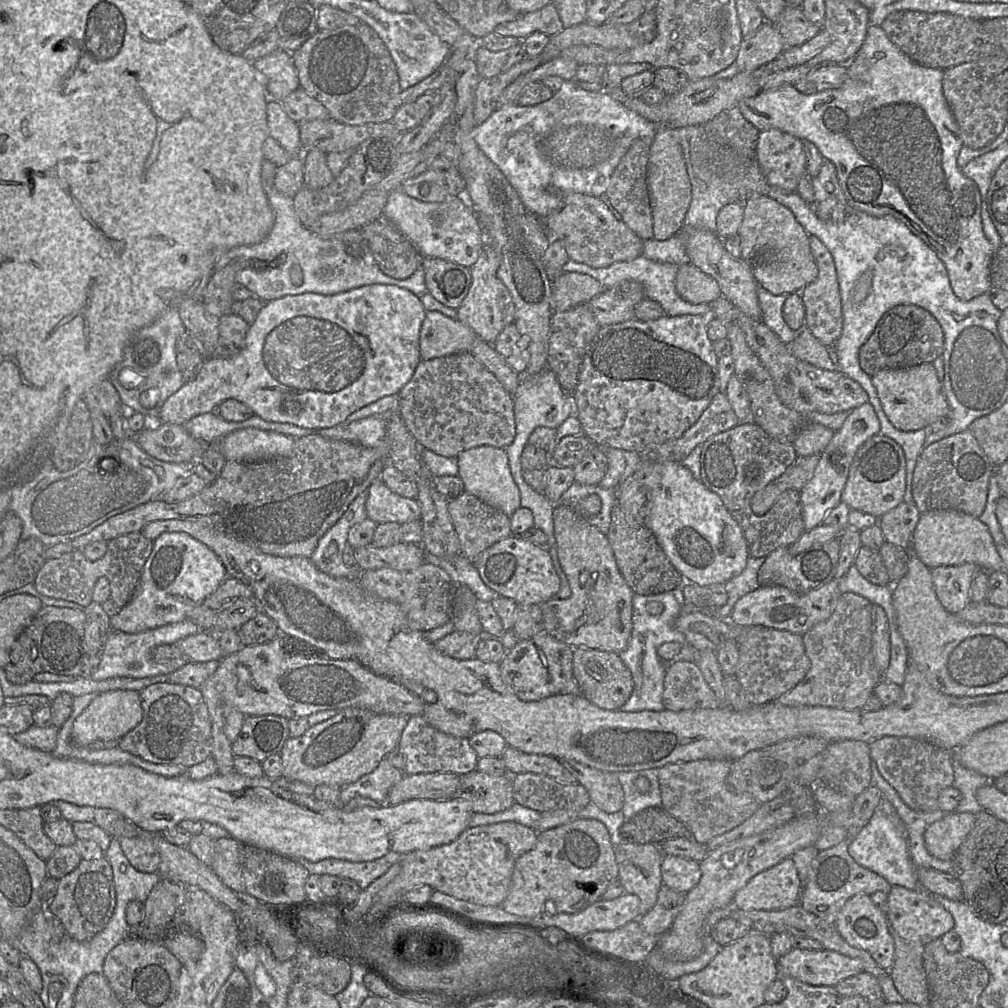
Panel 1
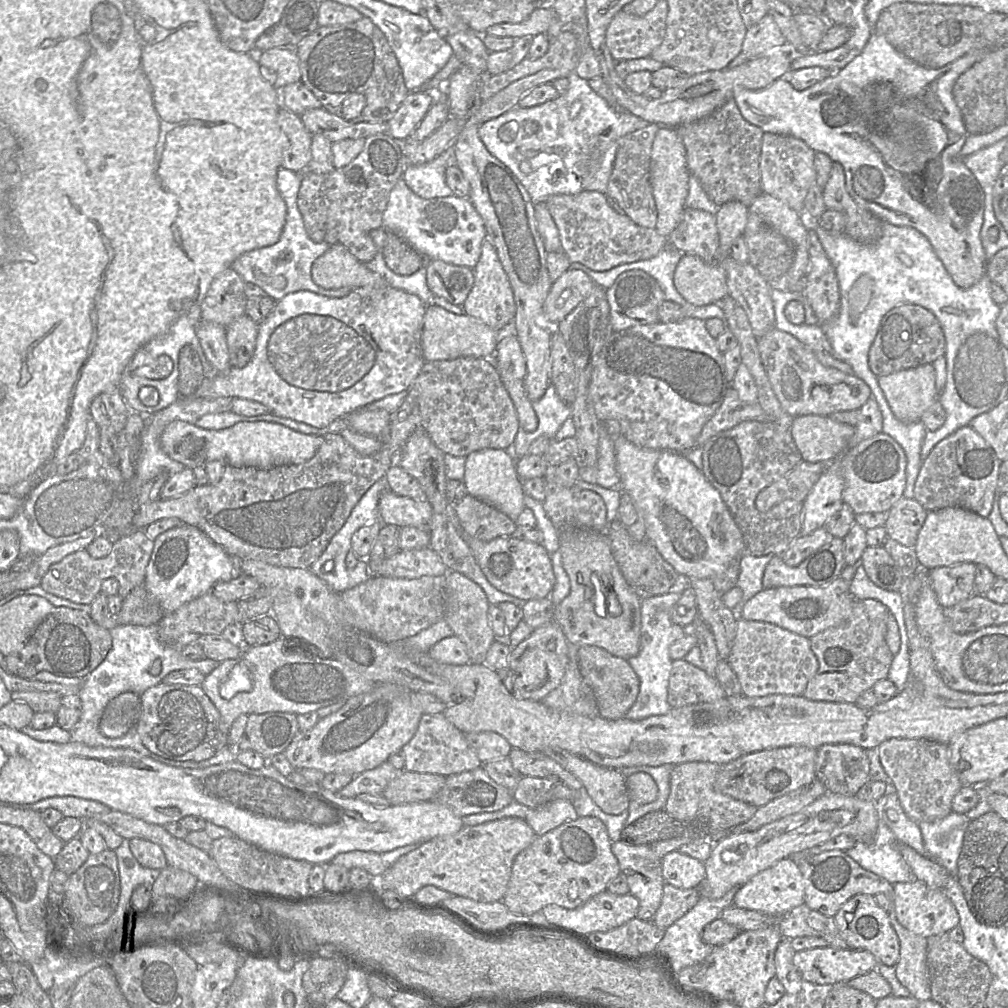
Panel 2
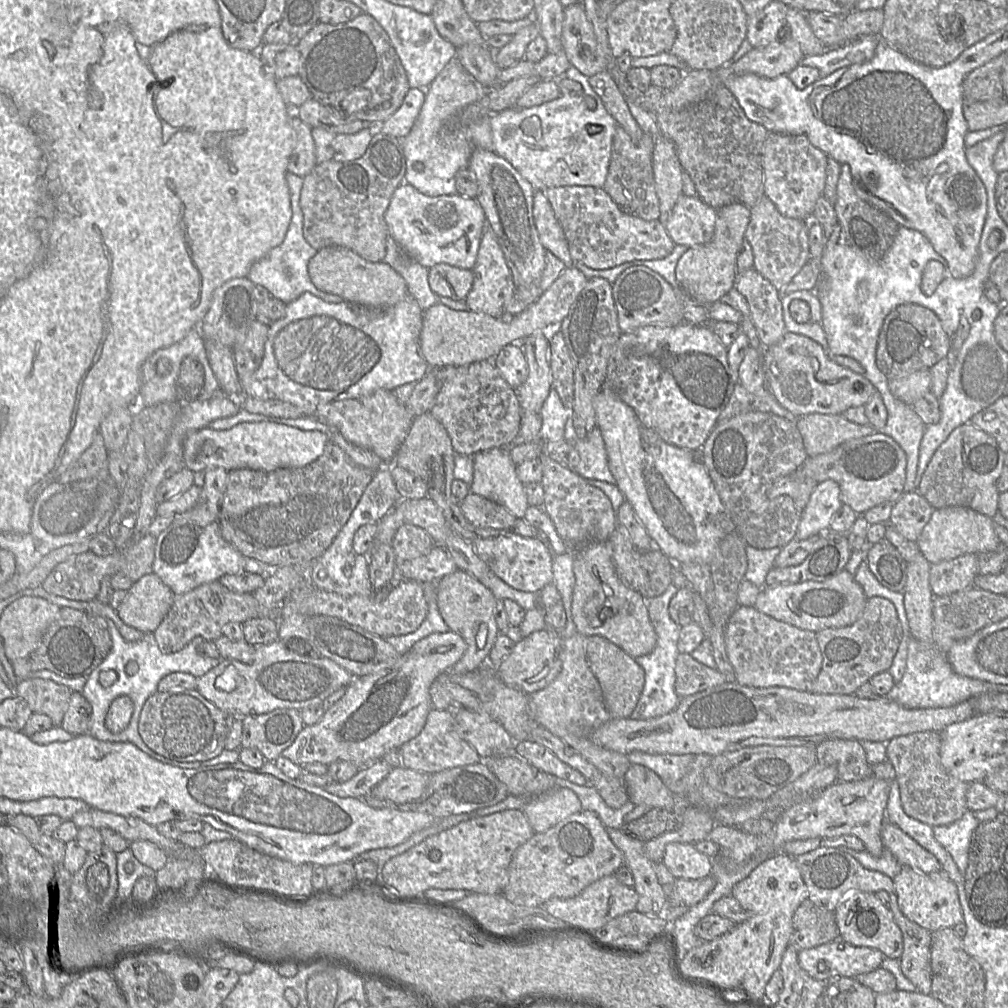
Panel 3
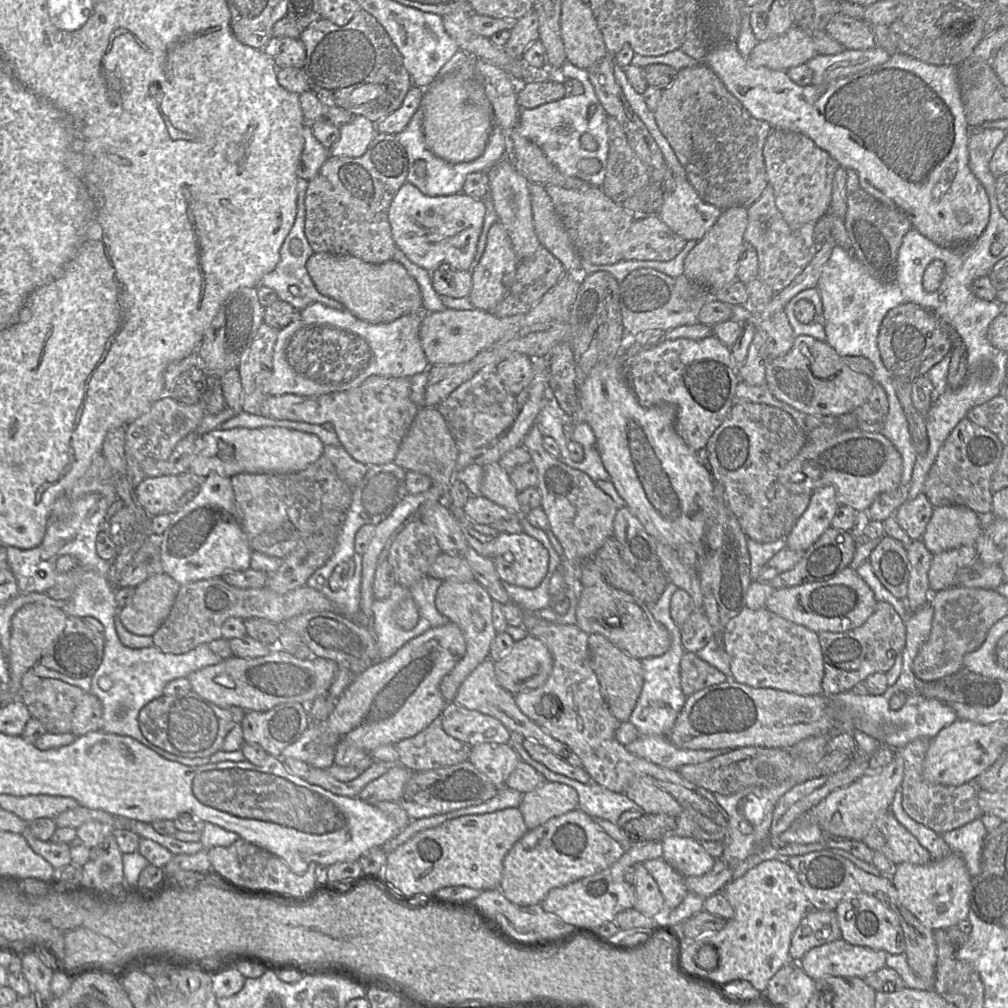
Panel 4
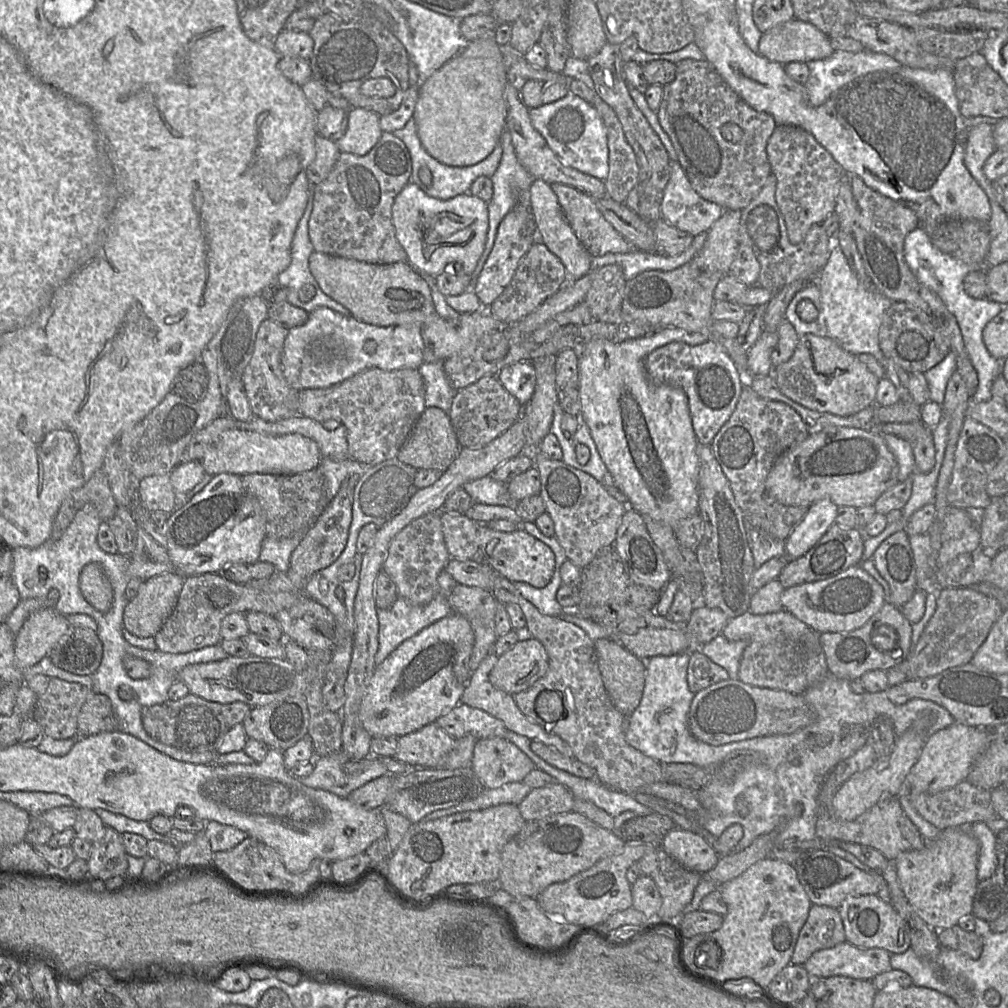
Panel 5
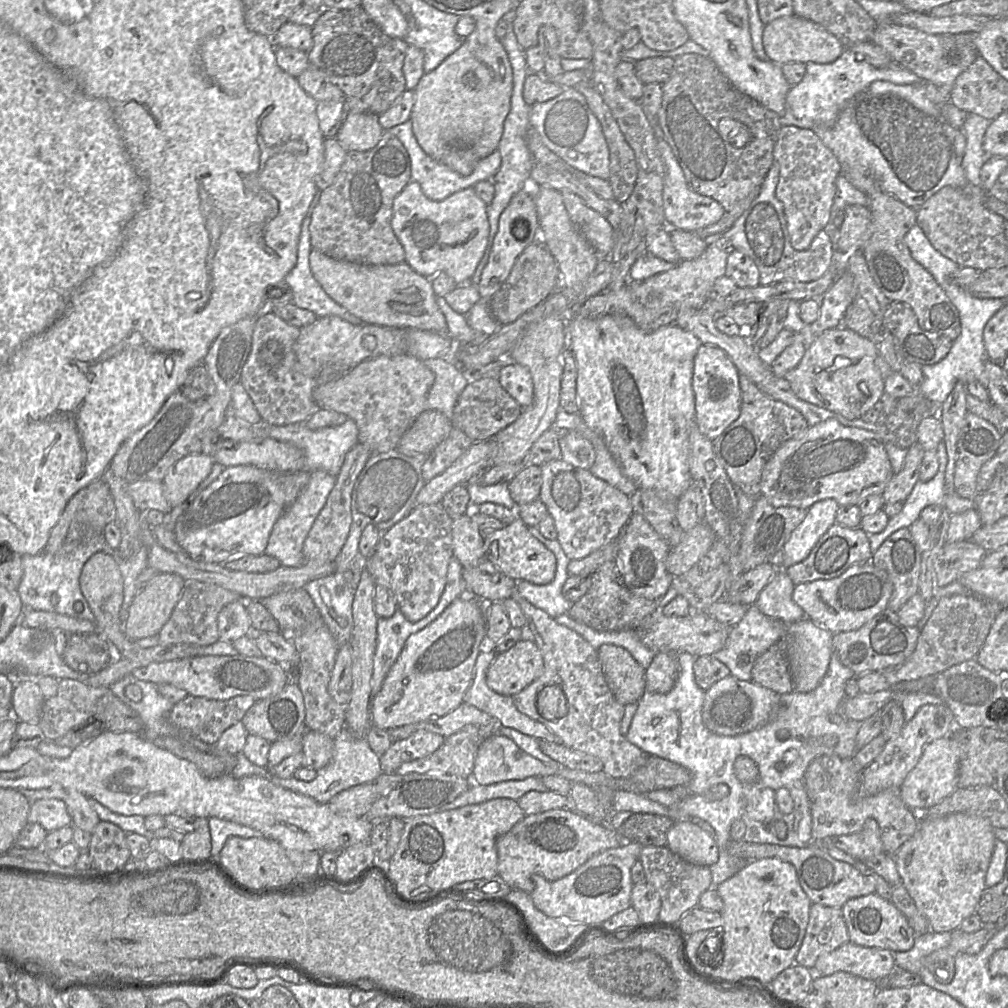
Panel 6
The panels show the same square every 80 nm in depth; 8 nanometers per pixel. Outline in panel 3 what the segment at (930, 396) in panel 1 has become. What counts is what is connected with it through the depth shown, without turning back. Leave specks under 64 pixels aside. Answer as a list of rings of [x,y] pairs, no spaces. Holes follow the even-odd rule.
[[[930,369],[890,379],[888,387],[895,398],[907,405],[913,406],[920,397],[931,391]]]

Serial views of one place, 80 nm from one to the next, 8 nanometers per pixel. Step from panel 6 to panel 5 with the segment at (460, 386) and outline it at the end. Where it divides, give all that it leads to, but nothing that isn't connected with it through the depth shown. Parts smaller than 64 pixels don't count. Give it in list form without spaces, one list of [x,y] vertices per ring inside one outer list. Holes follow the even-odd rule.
[[[443,361],[423,362],[418,372],[425,386],[425,406],[438,407],[447,414],[451,408],[456,390],[443,368]]]

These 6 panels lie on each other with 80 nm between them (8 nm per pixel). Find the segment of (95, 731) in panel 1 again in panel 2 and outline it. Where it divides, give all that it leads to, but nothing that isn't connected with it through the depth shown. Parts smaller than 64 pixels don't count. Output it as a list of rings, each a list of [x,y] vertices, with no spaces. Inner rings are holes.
[[[132,692],[122,693],[107,704],[100,720],[99,730],[108,738],[119,738],[125,735],[133,725],[137,725],[140,713],[140,696]]]

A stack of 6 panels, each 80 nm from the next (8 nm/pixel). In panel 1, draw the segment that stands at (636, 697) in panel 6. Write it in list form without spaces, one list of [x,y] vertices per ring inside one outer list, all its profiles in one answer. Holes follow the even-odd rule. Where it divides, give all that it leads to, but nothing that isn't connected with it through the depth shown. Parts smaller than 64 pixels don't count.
[[[574,648],[572,668],[575,685],[579,693],[600,709],[619,710],[633,691],[631,673],[620,659],[618,653],[588,648]]]

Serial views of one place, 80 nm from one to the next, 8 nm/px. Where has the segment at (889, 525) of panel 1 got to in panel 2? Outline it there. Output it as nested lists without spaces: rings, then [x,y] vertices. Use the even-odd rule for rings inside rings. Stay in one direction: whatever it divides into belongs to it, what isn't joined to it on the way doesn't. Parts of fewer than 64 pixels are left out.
[[[902,497],[887,512],[887,536],[906,547],[914,547],[928,511],[914,498]]]

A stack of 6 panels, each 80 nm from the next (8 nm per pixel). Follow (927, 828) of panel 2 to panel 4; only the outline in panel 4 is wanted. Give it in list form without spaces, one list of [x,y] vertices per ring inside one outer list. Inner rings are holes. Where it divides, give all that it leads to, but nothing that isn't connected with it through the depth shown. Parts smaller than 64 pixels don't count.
[[[980,819],[942,834],[951,851],[961,856],[971,877],[981,872],[981,856],[984,839],[988,831]]]

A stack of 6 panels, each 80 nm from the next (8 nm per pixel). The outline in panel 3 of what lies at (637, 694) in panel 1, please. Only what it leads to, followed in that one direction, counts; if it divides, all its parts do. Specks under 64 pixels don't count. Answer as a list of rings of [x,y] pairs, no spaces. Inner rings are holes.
[[[671,583],[662,595],[647,601],[648,614],[657,635],[657,643],[650,654],[634,658],[644,671],[644,687],[630,719],[646,720],[669,714],[681,700],[675,691],[675,665],[680,654],[677,644],[682,627],[676,624],[669,614],[670,601],[678,590],[679,588]]]

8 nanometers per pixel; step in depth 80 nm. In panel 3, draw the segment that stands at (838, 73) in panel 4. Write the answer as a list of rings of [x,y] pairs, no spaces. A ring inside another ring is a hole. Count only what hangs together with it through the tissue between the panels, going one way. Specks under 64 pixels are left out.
[[[864,35],[839,47],[828,49],[824,54],[804,56],[800,65],[817,68],[823,78],[838,69],[871,60],[879,40],[878,35]]]

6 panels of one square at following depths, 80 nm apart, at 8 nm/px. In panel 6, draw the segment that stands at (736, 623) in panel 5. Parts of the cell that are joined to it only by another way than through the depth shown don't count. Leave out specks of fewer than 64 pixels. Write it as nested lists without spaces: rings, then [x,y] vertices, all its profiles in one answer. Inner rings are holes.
[[[783,638],[755,660],[751,681],[780,695],[795,691]]]

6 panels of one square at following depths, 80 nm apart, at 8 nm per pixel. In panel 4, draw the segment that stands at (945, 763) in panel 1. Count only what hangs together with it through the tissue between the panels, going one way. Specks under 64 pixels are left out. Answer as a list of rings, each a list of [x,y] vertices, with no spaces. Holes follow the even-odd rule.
[[[919,737],[896,749],[895,754],[904,760],[904,778],[902,781],[902,805],[905,812],[915,821],[942,835],[945,832],[962,827],[975,819],[980,819],[984,812],[978,803],[978,789],[973,783],[960,786],[933,784],[923,776],[923,763],[931,743],[930,738]]]

